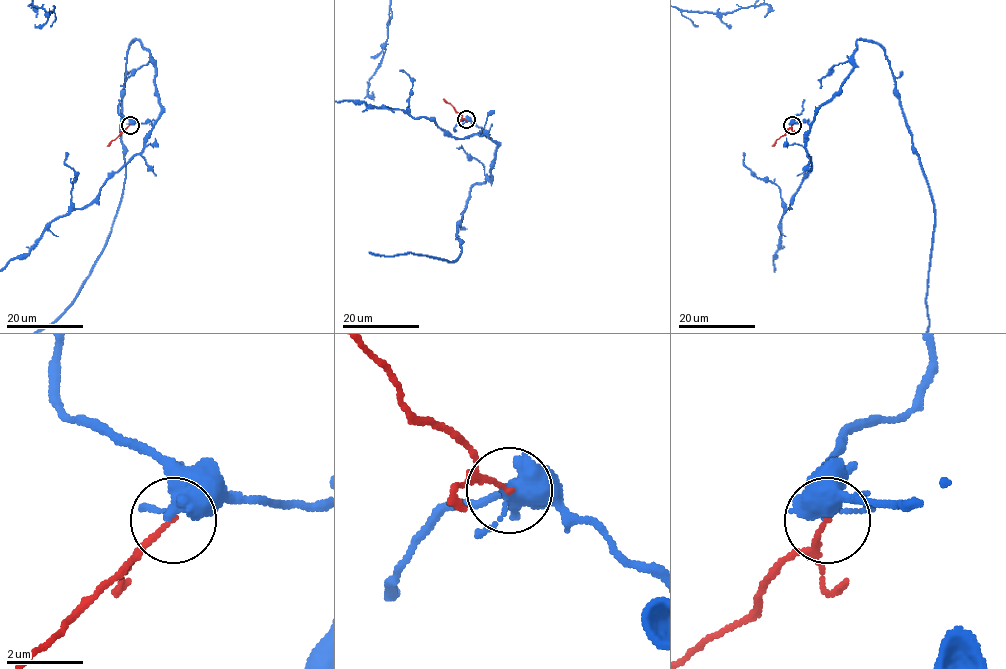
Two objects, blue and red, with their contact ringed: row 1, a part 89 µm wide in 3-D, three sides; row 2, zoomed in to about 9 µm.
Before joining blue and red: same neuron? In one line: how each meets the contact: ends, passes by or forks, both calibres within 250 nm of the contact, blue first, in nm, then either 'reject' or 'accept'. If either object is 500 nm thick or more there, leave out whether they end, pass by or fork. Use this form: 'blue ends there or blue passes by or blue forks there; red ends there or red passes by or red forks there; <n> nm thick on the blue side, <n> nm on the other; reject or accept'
500 nm thick on the blue side, 130 nm on the other; reject

